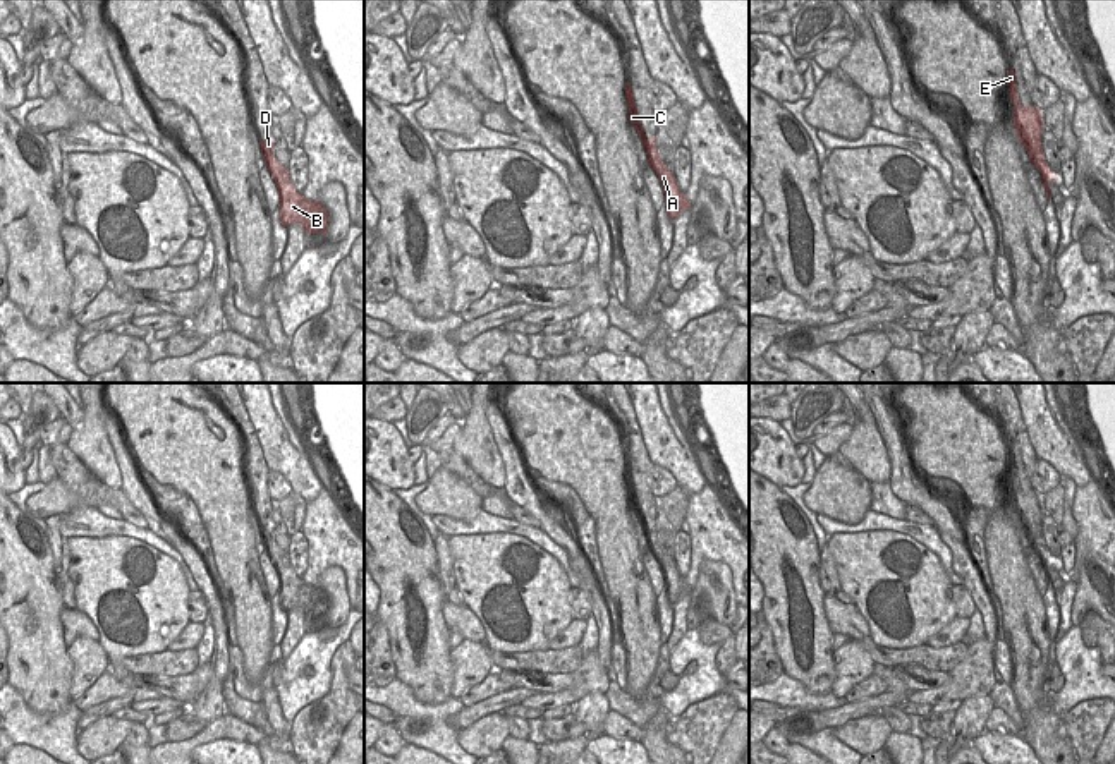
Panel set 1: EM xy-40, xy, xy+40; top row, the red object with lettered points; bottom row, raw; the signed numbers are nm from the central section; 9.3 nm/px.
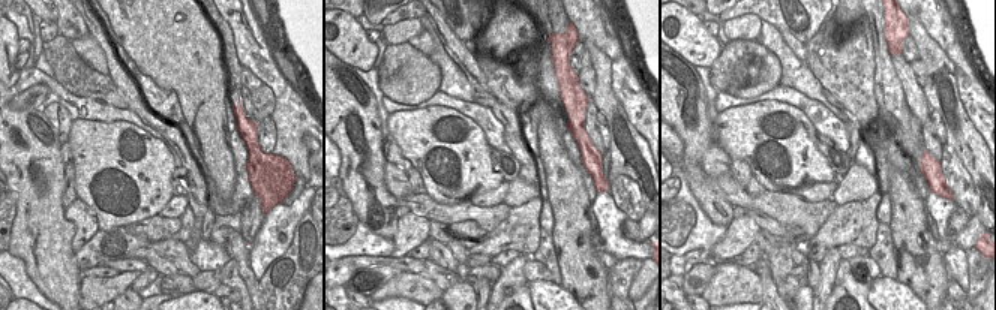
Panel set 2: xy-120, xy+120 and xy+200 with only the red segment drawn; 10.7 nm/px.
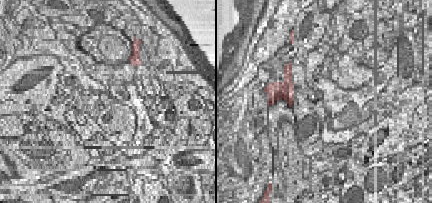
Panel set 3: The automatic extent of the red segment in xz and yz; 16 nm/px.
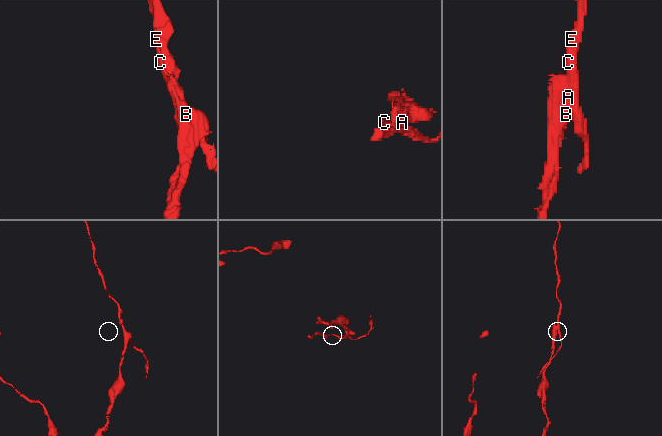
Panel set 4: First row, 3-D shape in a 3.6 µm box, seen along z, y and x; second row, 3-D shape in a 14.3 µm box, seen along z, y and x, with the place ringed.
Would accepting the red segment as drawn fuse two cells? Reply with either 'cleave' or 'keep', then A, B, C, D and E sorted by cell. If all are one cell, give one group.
cleave; groups A B D / C E

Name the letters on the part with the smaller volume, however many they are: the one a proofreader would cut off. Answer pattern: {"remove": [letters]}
{"remove": ["C", "E"]}

